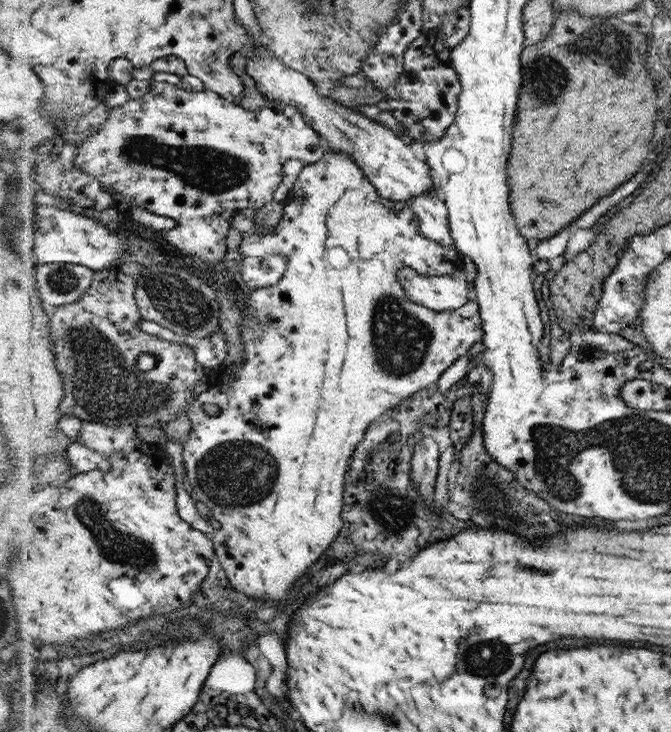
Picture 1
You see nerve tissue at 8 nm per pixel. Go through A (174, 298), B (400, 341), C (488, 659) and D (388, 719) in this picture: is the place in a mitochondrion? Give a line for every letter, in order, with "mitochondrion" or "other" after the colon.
A: mitochondrion
B: mitochondrion
C: mitochondrion
D: mitochondrion

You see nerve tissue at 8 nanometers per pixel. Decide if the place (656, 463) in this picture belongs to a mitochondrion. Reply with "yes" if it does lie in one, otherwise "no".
yes

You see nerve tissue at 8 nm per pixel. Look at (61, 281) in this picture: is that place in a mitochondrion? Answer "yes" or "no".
yes

